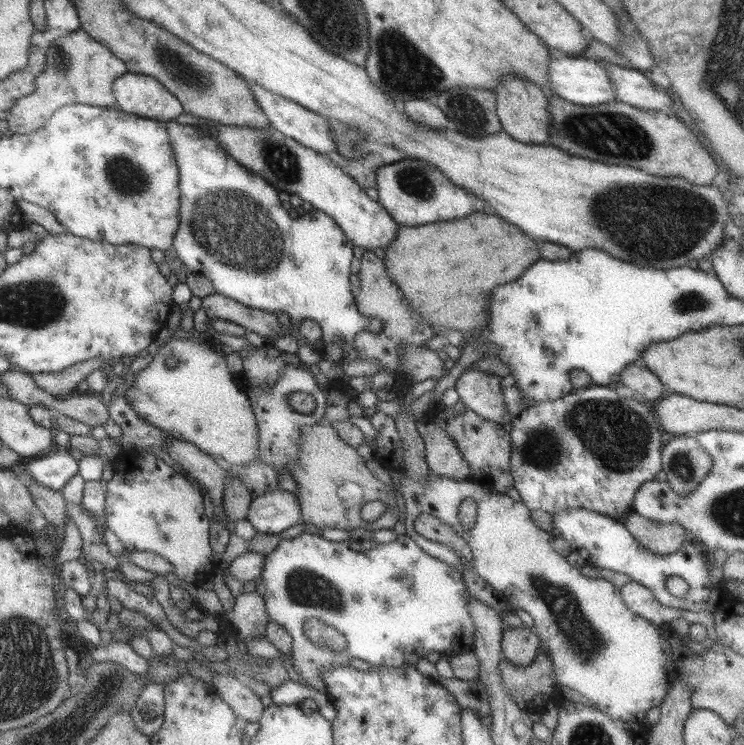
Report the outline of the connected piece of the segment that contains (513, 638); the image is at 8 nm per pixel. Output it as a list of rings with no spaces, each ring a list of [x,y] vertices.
[[[506,626],[502,631],[500,648],[502,656],[515,666],[529,666],[533,662],[535,655],[542,650],[539,637],[532,630],[511,626]]]

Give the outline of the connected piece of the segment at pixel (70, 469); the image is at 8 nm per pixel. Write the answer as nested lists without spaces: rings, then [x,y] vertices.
[[[50,449],[47,453],[20,462],[17,471],[41,485],[60,491],[78,472],[78,456],[65,449]]]

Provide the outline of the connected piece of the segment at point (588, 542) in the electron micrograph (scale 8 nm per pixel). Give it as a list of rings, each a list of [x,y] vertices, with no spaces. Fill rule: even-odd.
[[[569,509],[565,511],[557,511],[551,517],[553,520],[553,529],[550,536],[565,539],[571,550],[583,558],[586,564],[598,566],[599,568],[607,568],[613,571],[621,580],[631,580],[638,582],[641,586],[645,586],[647,590],[653,593],[653,596],[662,604],[662,606],[672,607],[675,609],[687,610],[691,612],[707,611],[714,603],[722,597],[721,585],[715,584],[709,580],[709,571],[711,567],[710,556],[705,550],[695,550],[695,546],[688,540],[681,543],[681,547],[671,554],[651,554],[649,550],[645,550],[643,546],[637,544],[637,540],[629,534],[629,531],[620,523],[609,515],[599,514],[587,509]],[[671,576],[679,576],[687,582],[688,594],[681,598],[673,597],[665,588],[665,580]]]

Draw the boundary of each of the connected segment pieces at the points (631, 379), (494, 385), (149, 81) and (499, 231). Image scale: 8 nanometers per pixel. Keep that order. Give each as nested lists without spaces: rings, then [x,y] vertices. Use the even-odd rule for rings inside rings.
[[[640,362],[631,363],[621,370],[615,382],[619,382],[619,384],[615,384],[617,388],[629,388],[629,390],[645,396],[647,400],[657,400],[657,398],[661,398],[661,394],[665,396],[667,393],[666,386],[661,384],[659,379]]]
[[[471,367],[458,377],[454,388],[458,400],[465,408],[508,429],[513,416],[506,414],[501,380],[502,378],[495,374],[479,372],[475,367]]]
[[[125,73],[111,85],[115,108],[151,120],[168,121],[184,110],[179,99],[156,78],[146,74]]]
[[[473,212],[457,220],[425,226],[398,225],[395,238],[383,248],[383,265],[405,294],[407,305],[431,326],[435,336],[445,336],[449,329],[469,334],[485,325],[491,288],[511,282],[513,276],[523,274],[538,259],[535,242],[497,216]],[[467,248],[471,262],[467,262]]]

